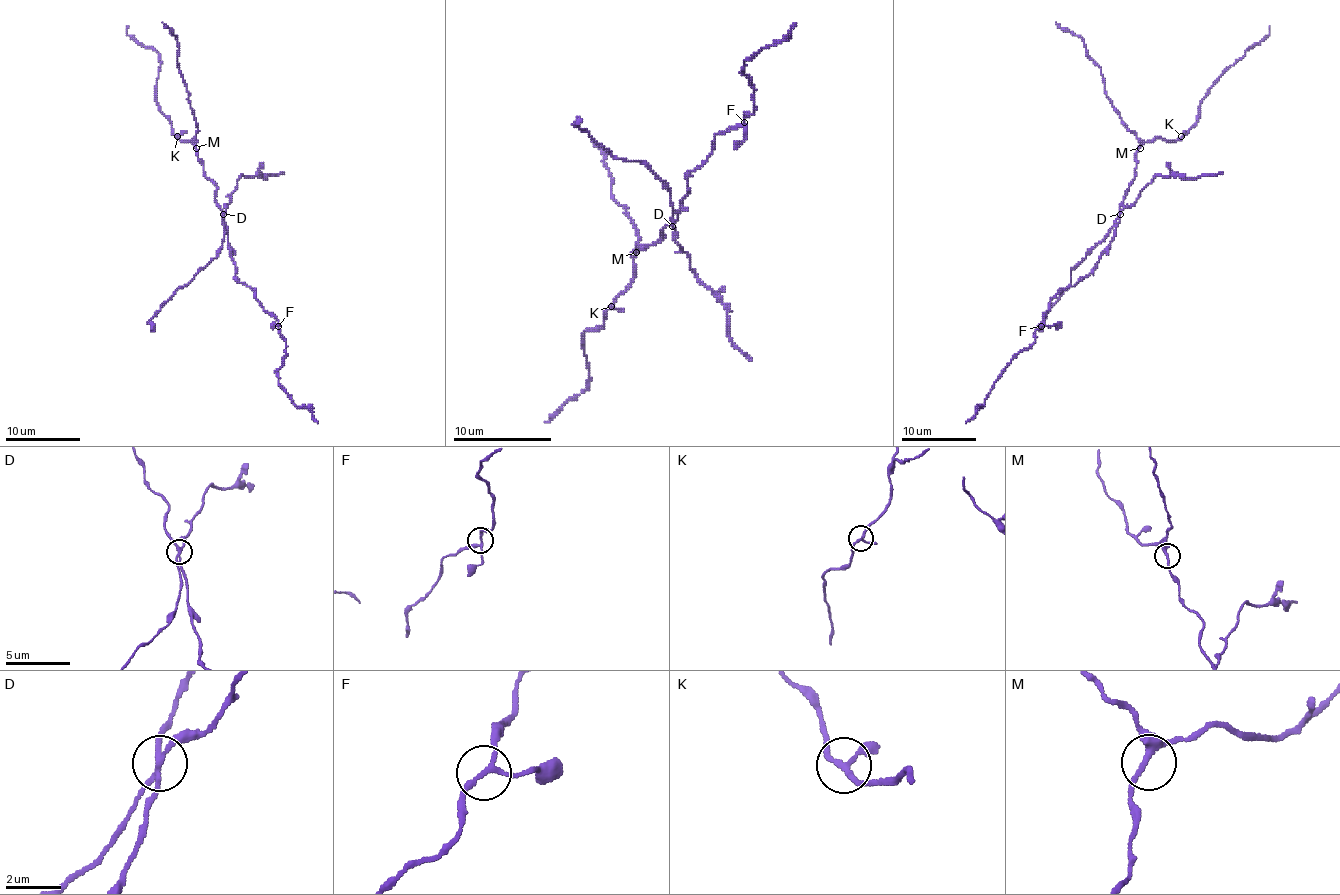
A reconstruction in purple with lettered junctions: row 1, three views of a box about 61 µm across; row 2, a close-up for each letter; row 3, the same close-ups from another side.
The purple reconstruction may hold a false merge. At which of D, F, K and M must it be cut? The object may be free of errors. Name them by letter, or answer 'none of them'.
D

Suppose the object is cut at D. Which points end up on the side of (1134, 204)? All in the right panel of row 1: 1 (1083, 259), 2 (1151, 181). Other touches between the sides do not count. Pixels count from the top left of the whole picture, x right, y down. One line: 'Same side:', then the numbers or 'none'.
Same side: 1, 2

